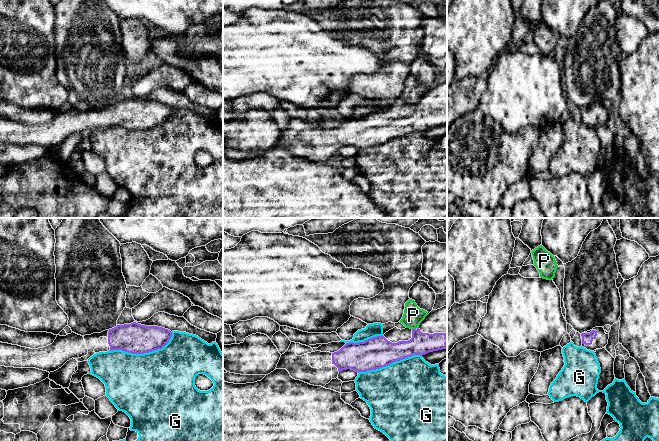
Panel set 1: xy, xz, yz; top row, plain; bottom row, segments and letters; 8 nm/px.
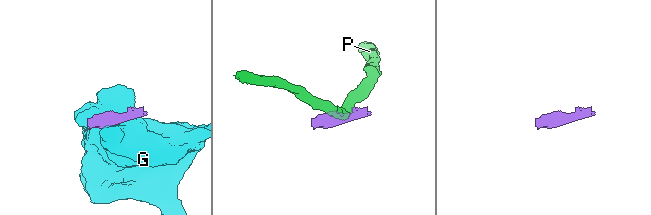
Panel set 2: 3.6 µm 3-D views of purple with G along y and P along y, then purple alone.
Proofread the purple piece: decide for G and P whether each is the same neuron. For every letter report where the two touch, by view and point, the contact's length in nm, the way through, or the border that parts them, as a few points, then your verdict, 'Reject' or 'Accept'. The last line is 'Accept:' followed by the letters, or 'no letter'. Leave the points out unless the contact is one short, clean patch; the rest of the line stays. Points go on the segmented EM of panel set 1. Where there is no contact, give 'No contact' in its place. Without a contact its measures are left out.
G: Touches purple at xy (143, 353). Shared border 550 nm. Reject
P: Touches purple at xz (414, 329). Shared border 30 nm. Boundary: xz (412, 328), (415, 329). Reject
Accept: no letter

